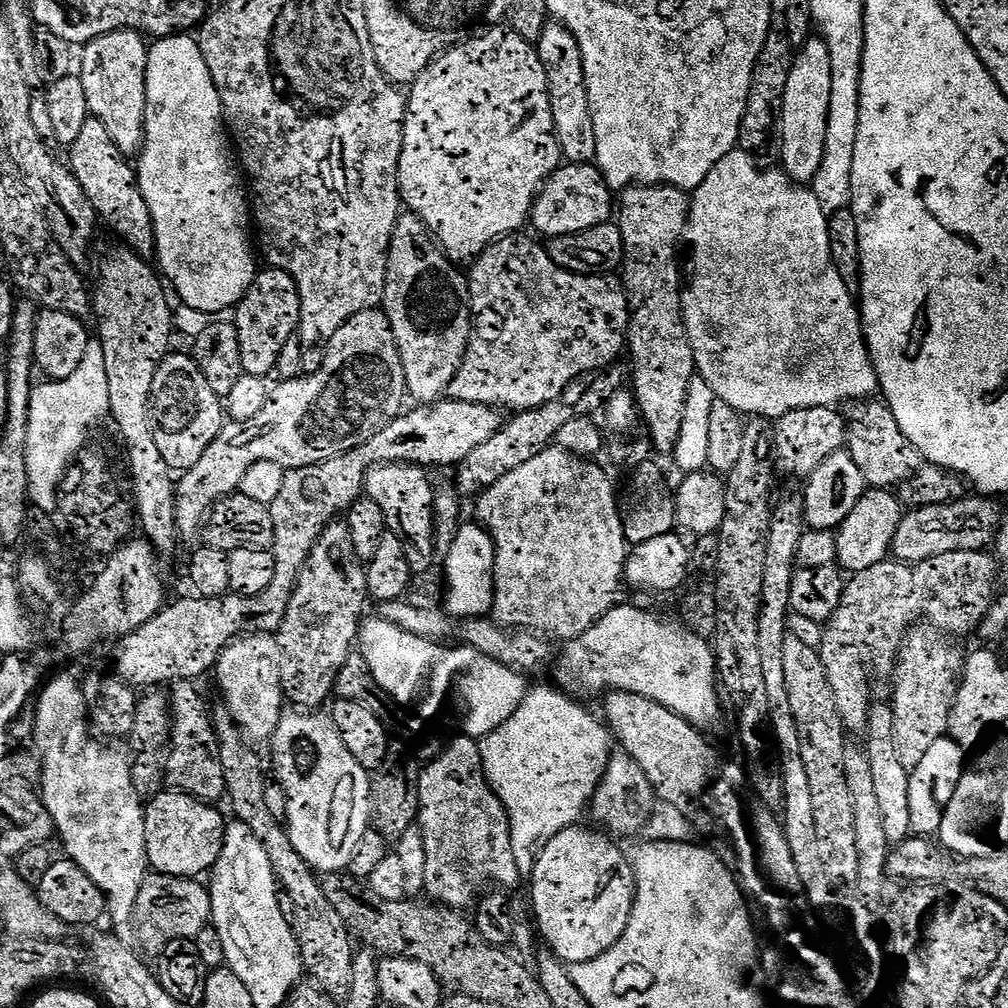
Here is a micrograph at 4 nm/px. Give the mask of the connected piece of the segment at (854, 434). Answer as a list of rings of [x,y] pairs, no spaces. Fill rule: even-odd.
[[[860,402],[847,409],[846,452],[854,458],[854,466],[858,466],[869,489],[896,490],[916,475],[916,471],[922,466],[922,457],[920,451],[910,442],[910,438],[906,438],[902,430],[898,430],[898,422],[891,410],[887,406],[877,404]]]

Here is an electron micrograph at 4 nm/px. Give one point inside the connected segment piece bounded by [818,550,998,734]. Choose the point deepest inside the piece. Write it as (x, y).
(878, 607)

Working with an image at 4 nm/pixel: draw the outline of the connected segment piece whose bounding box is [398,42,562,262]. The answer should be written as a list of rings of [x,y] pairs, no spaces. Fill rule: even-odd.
[[[461,42],[449,48],[443,56],[437,56],[422,75],[412,81],[410,85],[412,93],[409,91],[406,96],[404,141],[402,142],[400,169],[398,170],[400,199],[403,207],[424,224],[436,243],[443,248],[445,256],[453,262],[459,262],[459,260],[475,261],[476,257],[482,255],[489,244],[495,244],[496,241],[504,239],[505,236],[519,233],[521,231],[519,228],[523,224],[529,223],[532,201],[536,199],[540,189],[544,187],[544,184],[562,164],[560,143],[556,141],[556,127],[552,114],[544,112],[544,114],[528,114],[524,118],[512,118],[514,128],[508,128],[508,118],[484,118],[482,106],[478,106],[478,100],[482,100],[482,96],[472,96],[472,92],[468,90],[468,88],[480,88],[480,78],[468,78],[466,72],[468,72],[468,47]]]

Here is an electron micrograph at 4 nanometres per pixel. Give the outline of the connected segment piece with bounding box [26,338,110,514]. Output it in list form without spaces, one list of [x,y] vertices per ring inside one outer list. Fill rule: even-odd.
[[[89,339],[86,354],[78,370],[68,380],[53,380],[37,383],[32,389],[29,404],[29,434],[26,438],[26,474],[28,475],[28,498],[31,507],[49,514],[59,506],[60,484],[68,469],[74,464],[80,452],[85,451],[88,428],[96,428],[110,416],[110,378],[106,378],[106,354],[99,339]]]

